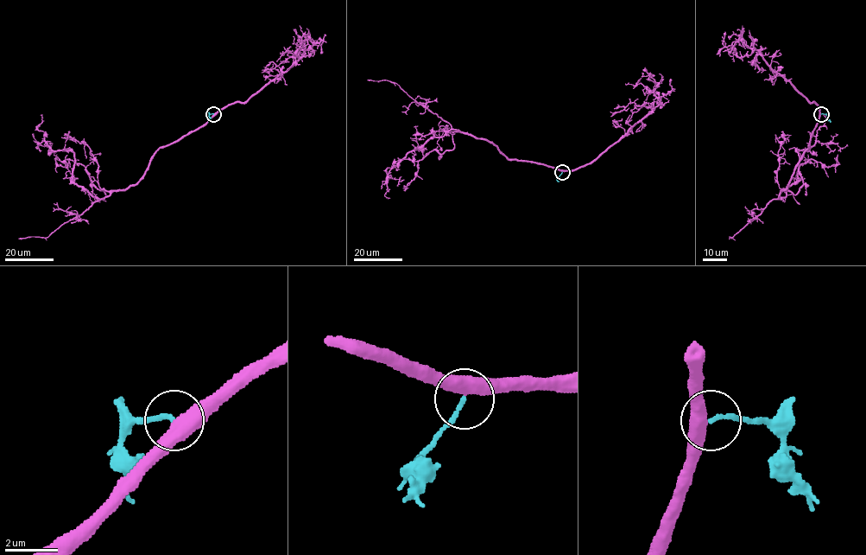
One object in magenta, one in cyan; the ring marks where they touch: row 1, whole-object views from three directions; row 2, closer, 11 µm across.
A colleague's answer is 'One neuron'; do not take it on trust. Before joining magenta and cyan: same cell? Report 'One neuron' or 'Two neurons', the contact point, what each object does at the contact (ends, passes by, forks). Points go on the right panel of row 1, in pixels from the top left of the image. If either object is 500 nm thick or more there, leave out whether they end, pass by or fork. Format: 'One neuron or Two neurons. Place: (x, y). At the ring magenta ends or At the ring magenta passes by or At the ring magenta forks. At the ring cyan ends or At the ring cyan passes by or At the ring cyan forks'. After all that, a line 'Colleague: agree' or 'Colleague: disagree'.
One neuron. Place: (821, 114). At the ring magenta passes by. At the ring cyan ends
Colleague: agree

